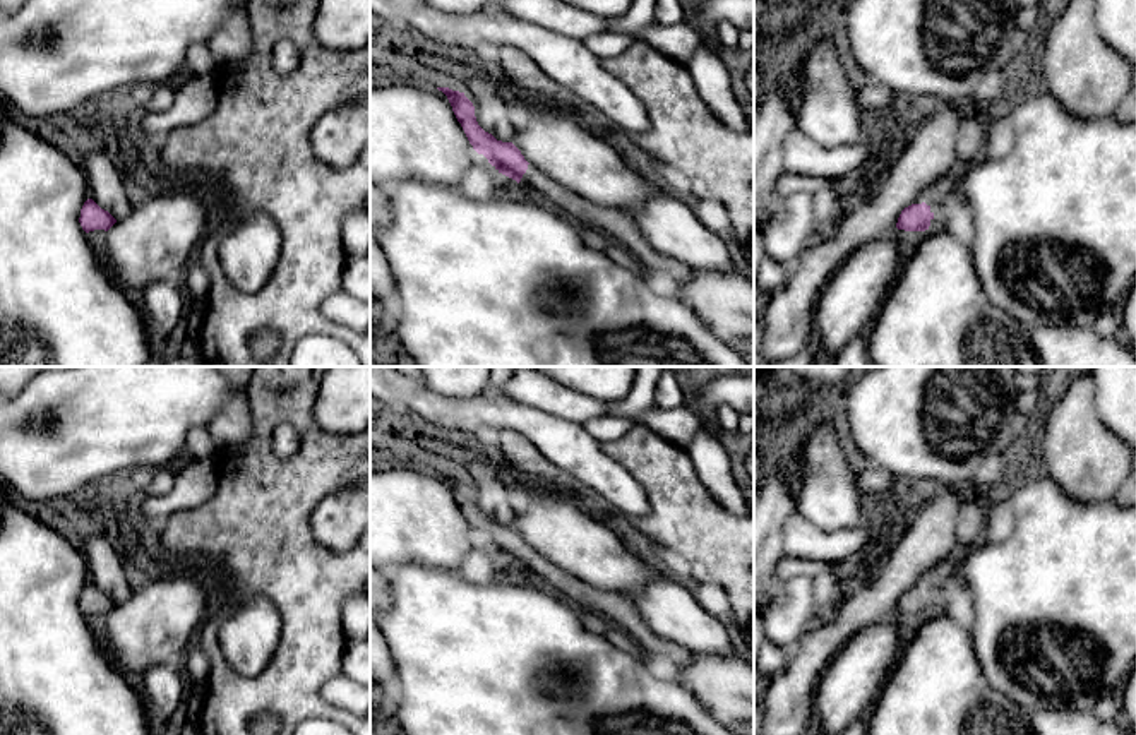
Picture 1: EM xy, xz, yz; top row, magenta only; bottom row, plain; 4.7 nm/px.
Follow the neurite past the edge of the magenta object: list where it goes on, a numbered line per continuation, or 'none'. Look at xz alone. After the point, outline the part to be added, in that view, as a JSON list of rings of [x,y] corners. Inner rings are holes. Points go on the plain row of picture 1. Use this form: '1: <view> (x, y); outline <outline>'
1: xz (617, 609); outline [[[528,548],[519,569],[538,574],[588,612],[605,617],[612,625],[627,632],[644,649],[649,661],[663,661],[670,668],[684,668],[692,661],[692,653],[655,636],[625,595],[601,591],[562,571],[533,548]]]

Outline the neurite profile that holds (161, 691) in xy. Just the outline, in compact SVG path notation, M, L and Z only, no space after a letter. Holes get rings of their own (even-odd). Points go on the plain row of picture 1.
M161 663L142 673L139 690L151 721L168 720L183 696L185 673L180 663Z

